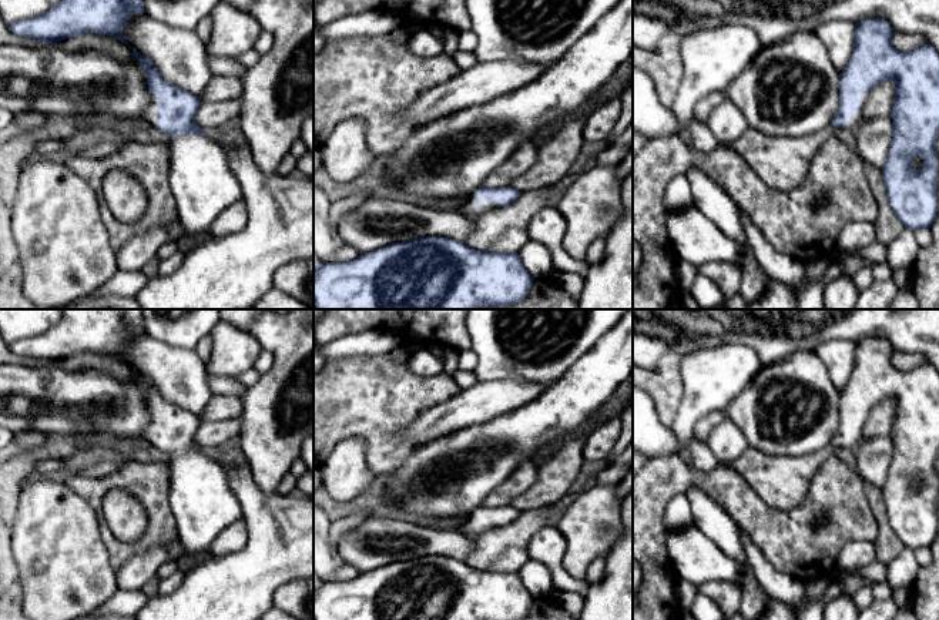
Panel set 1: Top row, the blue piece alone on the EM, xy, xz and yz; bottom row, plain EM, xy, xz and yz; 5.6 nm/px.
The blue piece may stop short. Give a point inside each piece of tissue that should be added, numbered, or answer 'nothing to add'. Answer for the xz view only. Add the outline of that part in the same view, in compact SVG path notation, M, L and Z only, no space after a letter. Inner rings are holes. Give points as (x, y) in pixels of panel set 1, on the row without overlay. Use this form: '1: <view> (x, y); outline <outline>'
1: xz (469, 526); outline M476 512L469 515L469 519L462 525L462 529L470 536L477 537L486 532L502 527L502 525L493 525L490 522L482 523L479 527L476 526Z

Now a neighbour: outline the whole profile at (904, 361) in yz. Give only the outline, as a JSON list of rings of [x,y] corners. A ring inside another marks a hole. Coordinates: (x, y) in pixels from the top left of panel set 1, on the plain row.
[[[895,351],[892,355],[892,363],[896,369],[906,372],[926,363],[926,356],[920,353]]]

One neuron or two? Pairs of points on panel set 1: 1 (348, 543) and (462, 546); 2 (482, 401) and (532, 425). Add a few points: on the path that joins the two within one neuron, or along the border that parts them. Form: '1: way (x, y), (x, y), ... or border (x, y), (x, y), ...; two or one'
1: way (376, 532), (409, 532), (433, 540); one
2: border (536, 399), (473, 425); two

